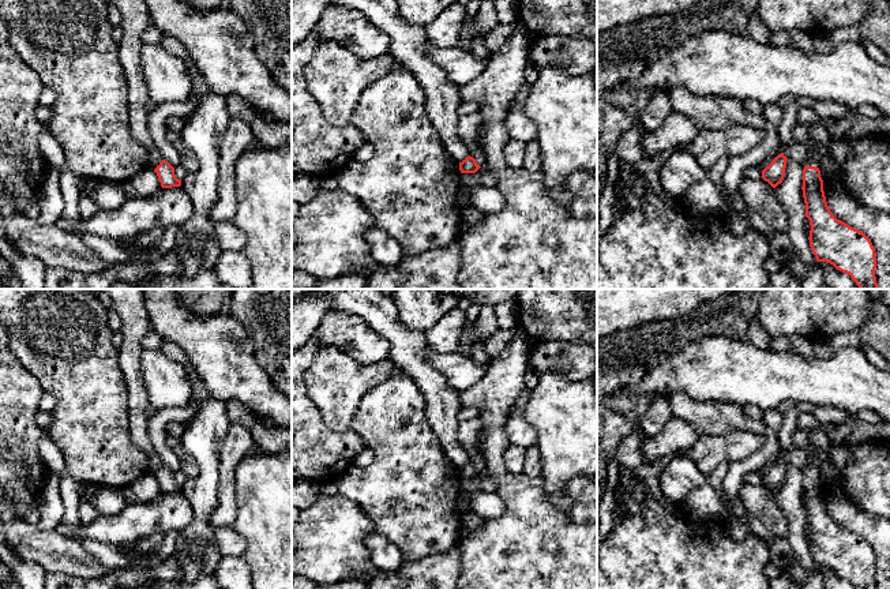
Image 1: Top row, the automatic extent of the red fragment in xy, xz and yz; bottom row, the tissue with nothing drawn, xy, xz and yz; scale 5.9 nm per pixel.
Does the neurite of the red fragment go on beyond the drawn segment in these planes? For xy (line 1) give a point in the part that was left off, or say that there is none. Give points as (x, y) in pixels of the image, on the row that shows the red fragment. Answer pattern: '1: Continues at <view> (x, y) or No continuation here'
1: No continuation here

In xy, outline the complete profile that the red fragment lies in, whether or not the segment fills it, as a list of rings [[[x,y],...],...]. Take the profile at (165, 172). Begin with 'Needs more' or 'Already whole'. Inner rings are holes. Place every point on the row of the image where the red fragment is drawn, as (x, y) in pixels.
Already whole. [[[161,161],[159,165],[154,169],[158,176],[162,188],[180,187],[181,180],[174,176],[174,168],[166,162]]]

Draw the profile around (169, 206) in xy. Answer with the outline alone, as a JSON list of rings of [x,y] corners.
[[[180,187],[159,188],[149,198],[127,198],[116,210],[97,210],[97,213],[71,224],[63,217],[56,221],[60,229],[97,235],[105,239],[125,240],[143,235],[154,228],[165,229],[180,225],[194,214],[194,205],[187,191]]]

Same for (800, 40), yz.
[[[800,29],[789,31],[789,45],[803,53],[810,55],[815,52],[812,34]]]

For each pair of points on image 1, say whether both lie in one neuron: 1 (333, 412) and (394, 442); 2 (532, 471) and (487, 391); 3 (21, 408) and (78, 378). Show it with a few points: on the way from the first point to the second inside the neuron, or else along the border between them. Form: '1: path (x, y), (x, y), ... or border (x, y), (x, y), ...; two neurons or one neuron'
1: border (367, 393), (349, 428); two neurons
2: border (522, 472), (529, 476), (540, 476); two neurons
3: border (23, 366), (38, 381), (44, 391); two neurons

